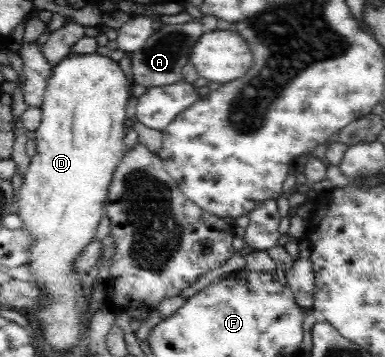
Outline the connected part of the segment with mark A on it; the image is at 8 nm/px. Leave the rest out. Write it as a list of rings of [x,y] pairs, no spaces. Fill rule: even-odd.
[[[201,16],[193,17],[182,24],[156,23],[152,34],[145,40],[144,46],[132,54],[132,80],[146,87],[172,85],[183,80],[182,68],[190,63],[192,48],[204,34]]]

